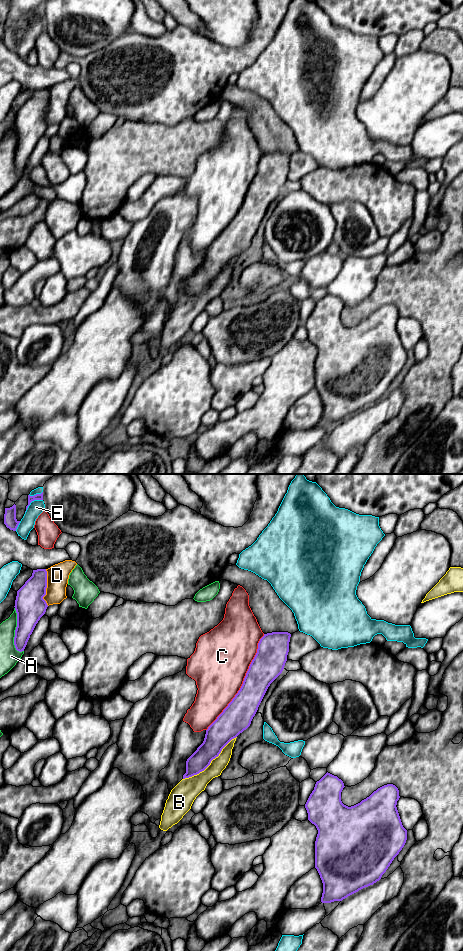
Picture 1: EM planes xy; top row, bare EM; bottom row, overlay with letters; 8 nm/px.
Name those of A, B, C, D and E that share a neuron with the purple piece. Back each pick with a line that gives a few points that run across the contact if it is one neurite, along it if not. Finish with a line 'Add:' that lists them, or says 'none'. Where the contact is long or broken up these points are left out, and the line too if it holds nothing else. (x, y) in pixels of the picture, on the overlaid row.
Add: B

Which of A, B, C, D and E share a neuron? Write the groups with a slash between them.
A / B / C / D / E

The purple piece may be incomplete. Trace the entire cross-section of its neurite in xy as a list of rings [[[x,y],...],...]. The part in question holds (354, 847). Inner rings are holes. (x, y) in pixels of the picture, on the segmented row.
[[[327,772],[316,782],[305,804],[308,820],[318,830],[315,868],[323,883],[322,903],[342,901],[379,881],[407,840],[396,807],[400,796],[395,785],[384,785],[351,807],[341,801],[344,787],[341,779]]]

